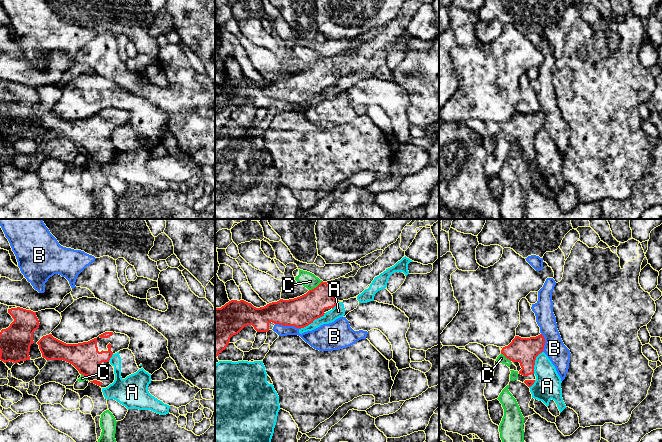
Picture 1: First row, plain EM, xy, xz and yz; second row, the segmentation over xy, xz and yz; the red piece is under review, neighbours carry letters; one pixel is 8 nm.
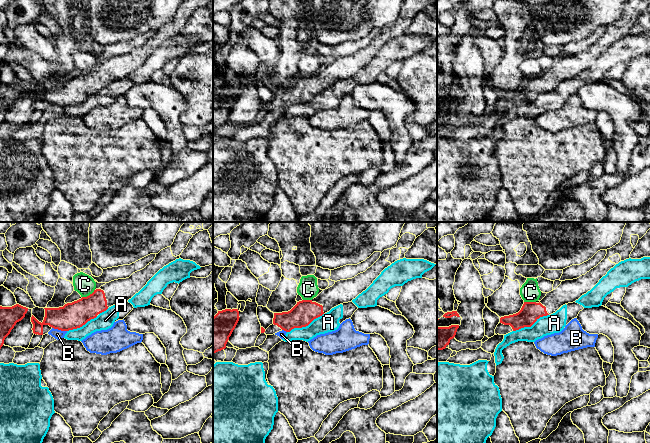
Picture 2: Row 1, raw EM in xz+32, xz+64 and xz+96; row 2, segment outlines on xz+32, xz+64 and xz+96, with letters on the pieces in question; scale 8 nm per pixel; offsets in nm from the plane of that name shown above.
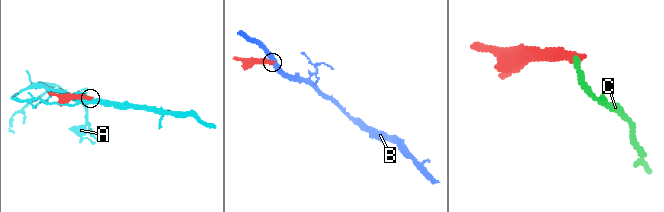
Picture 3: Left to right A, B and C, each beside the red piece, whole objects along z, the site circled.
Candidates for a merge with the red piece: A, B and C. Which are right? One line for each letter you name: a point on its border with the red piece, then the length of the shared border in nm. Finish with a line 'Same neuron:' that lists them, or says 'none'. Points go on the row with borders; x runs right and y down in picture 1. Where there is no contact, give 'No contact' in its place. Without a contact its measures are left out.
Same neuron: none

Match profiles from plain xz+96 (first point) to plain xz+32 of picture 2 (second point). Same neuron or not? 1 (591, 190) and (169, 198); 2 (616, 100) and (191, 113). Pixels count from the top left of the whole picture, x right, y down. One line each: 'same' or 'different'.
1: different
2: different

